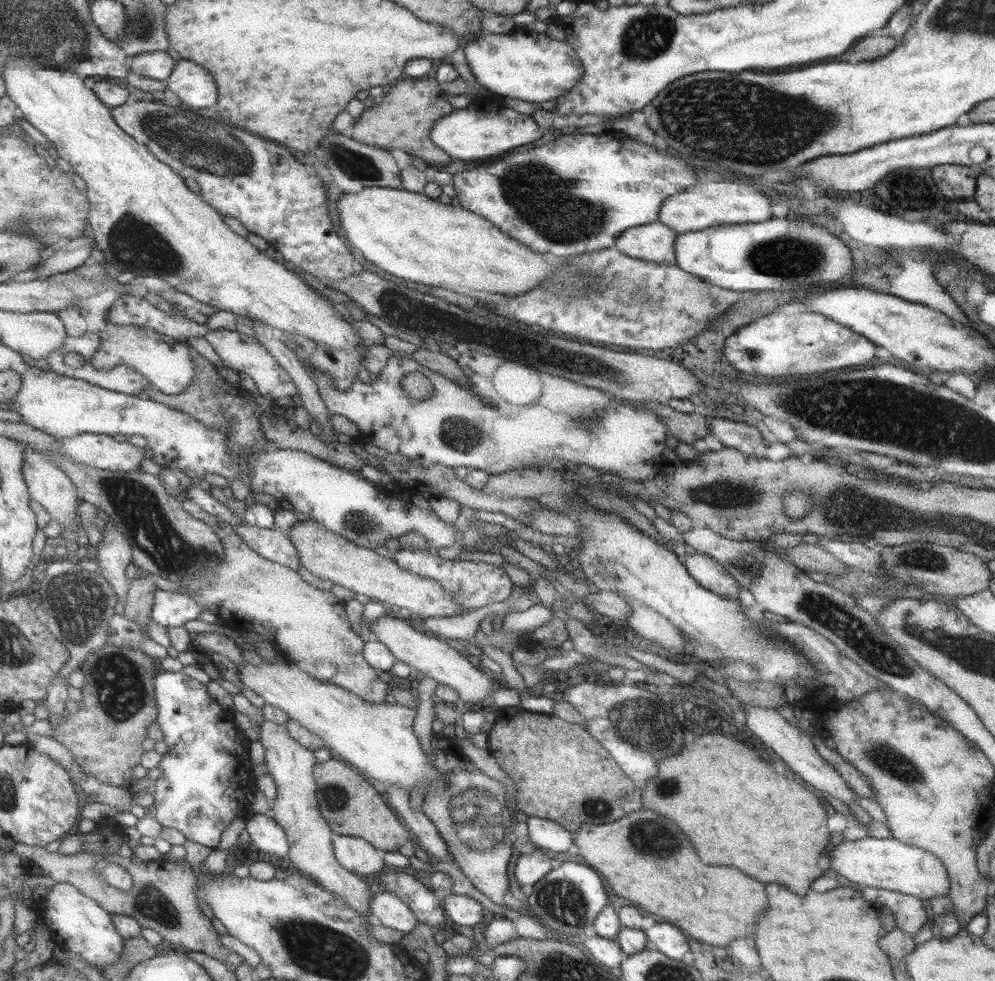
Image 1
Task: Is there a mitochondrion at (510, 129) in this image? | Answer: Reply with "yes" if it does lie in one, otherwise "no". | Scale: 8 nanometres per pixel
no

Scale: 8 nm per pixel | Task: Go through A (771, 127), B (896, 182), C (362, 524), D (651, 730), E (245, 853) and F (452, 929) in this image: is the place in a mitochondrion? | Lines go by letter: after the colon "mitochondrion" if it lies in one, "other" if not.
A: mitochondrion
B: other
C: mitochondrion
D: mitochondrion
E: other
F: other

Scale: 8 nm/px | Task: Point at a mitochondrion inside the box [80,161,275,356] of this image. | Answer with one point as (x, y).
(134, 244)

